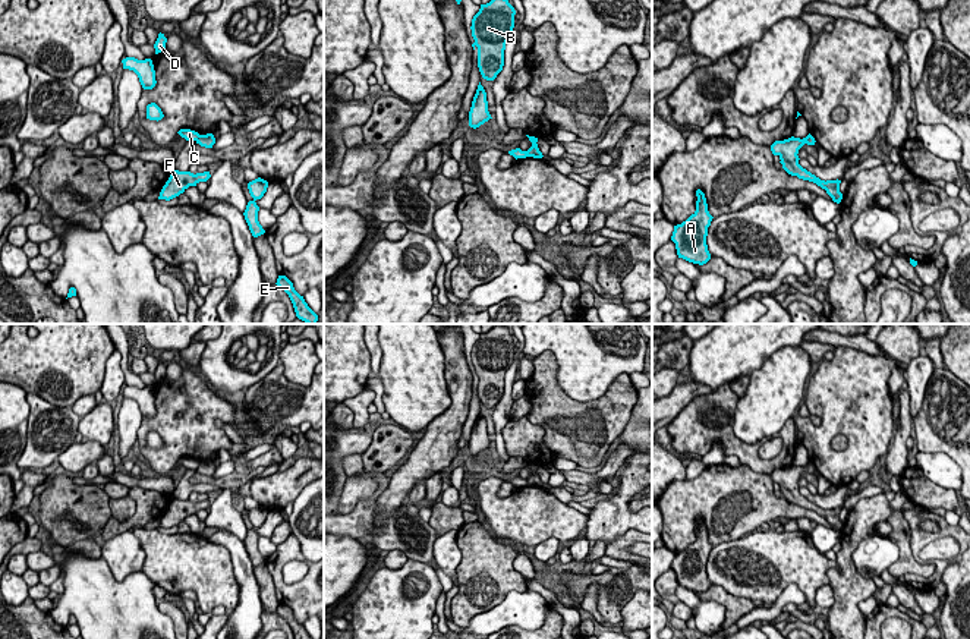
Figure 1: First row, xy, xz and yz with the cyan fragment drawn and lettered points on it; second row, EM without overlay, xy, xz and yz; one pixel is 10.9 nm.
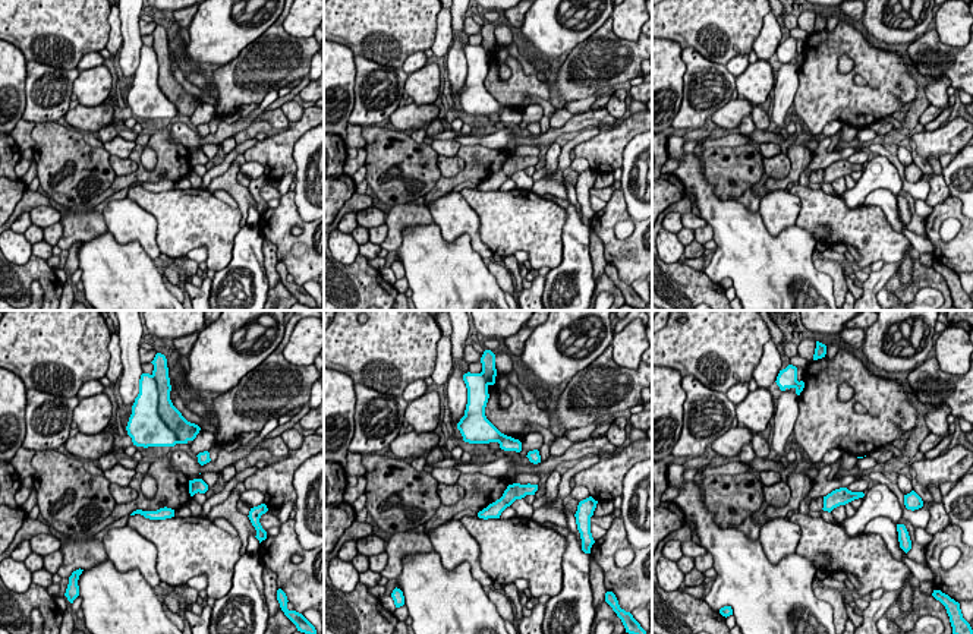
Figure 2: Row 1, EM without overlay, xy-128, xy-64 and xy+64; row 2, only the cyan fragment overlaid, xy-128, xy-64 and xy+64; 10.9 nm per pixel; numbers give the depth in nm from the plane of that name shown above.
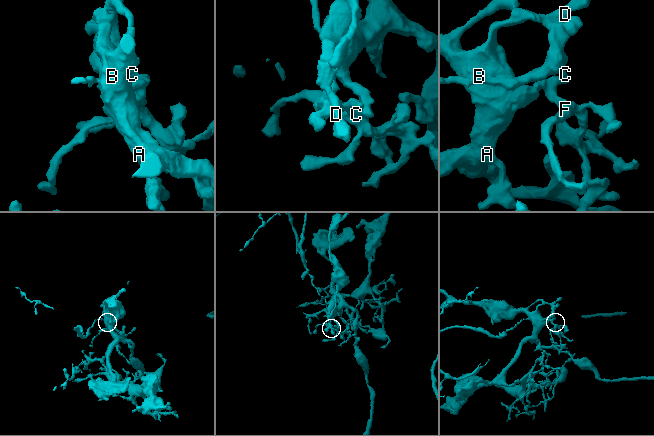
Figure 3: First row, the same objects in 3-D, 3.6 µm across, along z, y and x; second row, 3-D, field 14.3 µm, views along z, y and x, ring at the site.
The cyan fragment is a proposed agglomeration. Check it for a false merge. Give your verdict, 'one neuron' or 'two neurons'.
two neurons

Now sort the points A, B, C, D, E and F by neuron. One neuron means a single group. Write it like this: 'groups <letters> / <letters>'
groups A B D E F / C

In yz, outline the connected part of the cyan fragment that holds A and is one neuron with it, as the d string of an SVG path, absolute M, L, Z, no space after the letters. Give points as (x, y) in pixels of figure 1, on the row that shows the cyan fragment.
M697 189L696 196L696 211L686 221L674 226L671 240L675 243L678 258L703 265L711 259L706 236L714 217L708 211L705 193Z

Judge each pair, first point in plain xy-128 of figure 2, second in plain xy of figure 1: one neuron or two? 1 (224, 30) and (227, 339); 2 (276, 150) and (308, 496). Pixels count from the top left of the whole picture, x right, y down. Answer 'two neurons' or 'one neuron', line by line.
1: one neuron
2: two neurons

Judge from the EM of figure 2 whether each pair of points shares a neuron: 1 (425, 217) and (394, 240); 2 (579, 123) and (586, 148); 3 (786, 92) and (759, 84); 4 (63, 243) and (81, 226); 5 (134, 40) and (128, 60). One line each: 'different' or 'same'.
1: same
2: different
3: different
4: same
5: same

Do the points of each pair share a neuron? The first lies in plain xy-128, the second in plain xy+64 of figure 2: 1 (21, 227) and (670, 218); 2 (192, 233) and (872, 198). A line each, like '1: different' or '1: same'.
1: same
2: different

